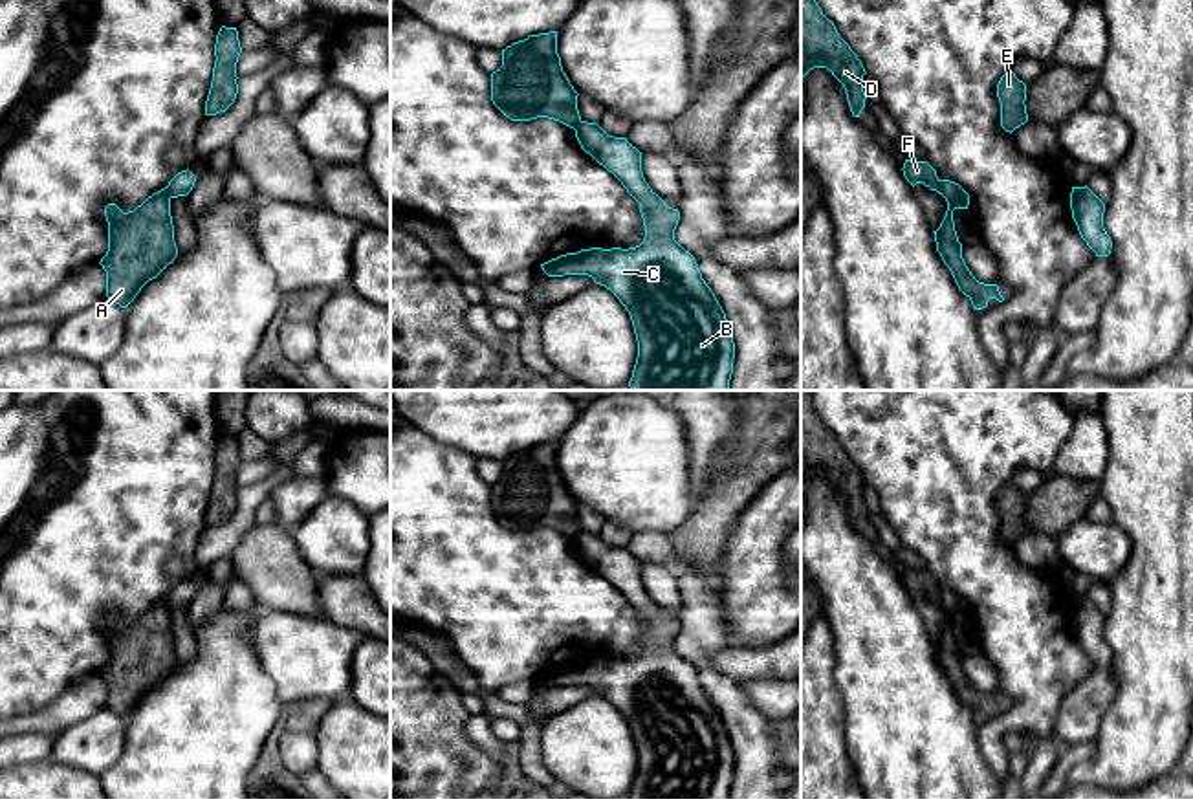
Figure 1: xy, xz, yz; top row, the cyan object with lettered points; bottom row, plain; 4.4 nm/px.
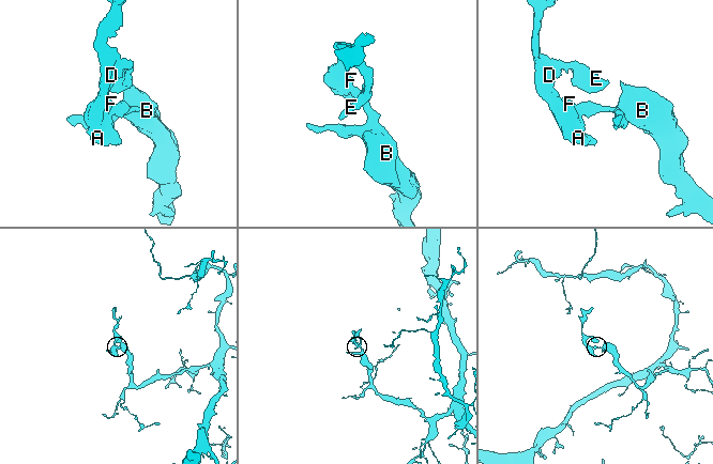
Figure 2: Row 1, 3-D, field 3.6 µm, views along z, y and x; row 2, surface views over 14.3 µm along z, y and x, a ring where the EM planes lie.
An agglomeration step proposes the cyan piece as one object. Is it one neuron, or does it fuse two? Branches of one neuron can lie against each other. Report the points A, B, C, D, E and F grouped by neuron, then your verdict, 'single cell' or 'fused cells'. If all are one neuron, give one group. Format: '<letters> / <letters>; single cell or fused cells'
A D E F / B C; fused cells

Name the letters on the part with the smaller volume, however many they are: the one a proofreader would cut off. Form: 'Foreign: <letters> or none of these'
Foreign: A, D, E, F

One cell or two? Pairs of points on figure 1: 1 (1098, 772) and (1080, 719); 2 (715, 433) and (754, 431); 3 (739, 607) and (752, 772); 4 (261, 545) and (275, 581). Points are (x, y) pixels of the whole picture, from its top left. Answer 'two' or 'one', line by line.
1: two
2: two
3: two
4: one

